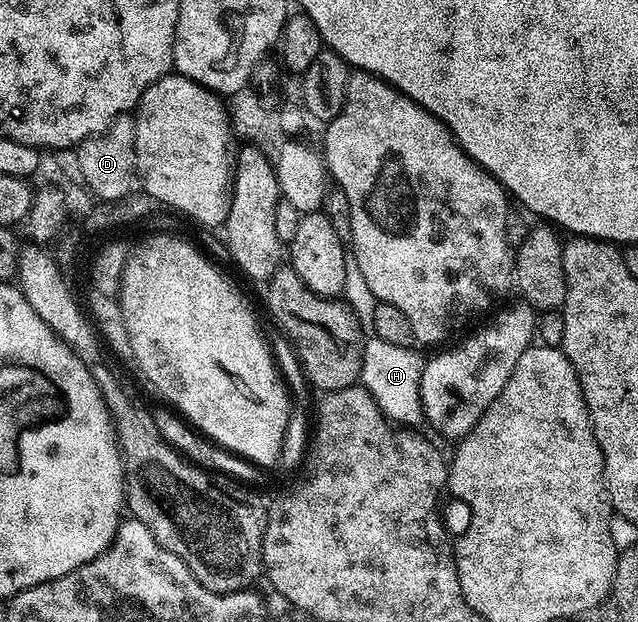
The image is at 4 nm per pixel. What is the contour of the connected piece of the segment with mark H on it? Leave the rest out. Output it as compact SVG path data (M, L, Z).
M371 336L362 346L362 376L360 383L376 399L380 411L387 421L397 423L402 427L418 427L422 425L424 418L422 415L422 396L420 395L420 379L422 378L422 367L424 364L423 354L418 354L419 350L414 347L395 347L392 343L384 343L384 339Z

